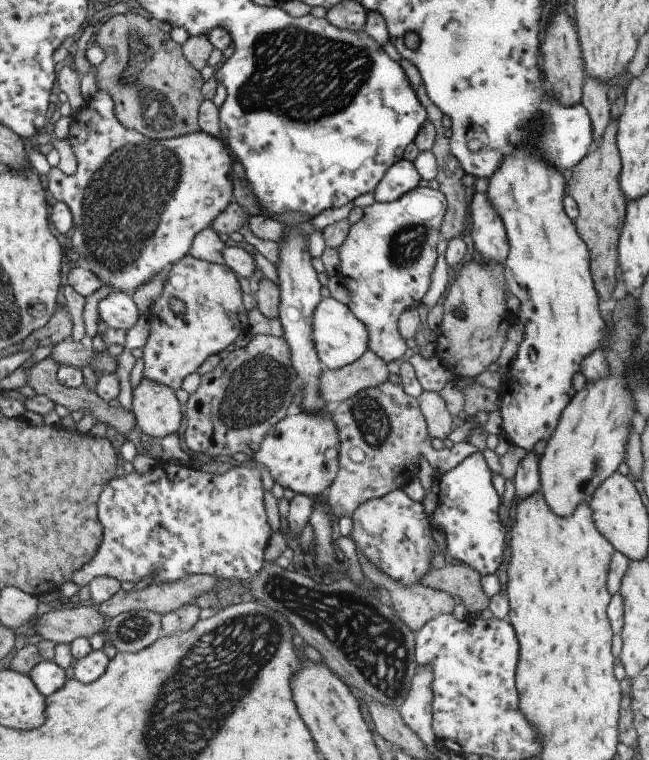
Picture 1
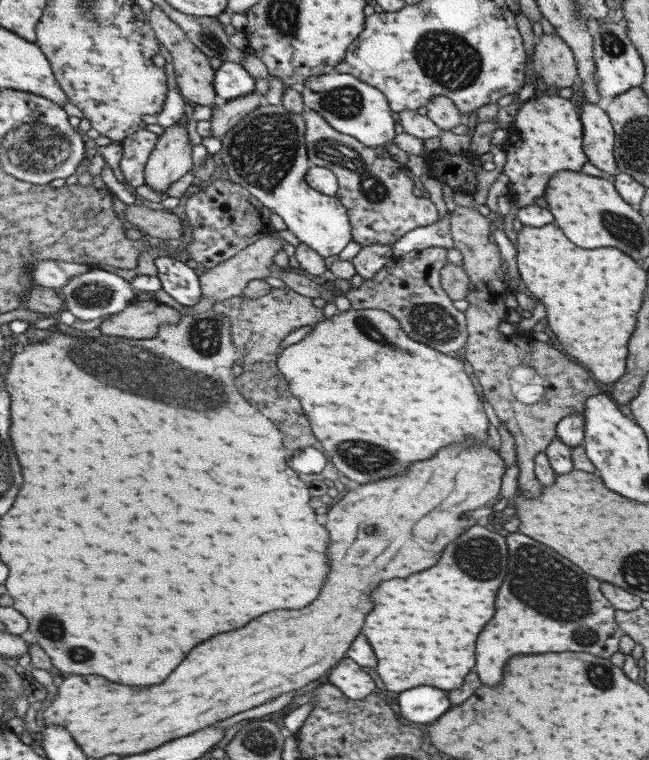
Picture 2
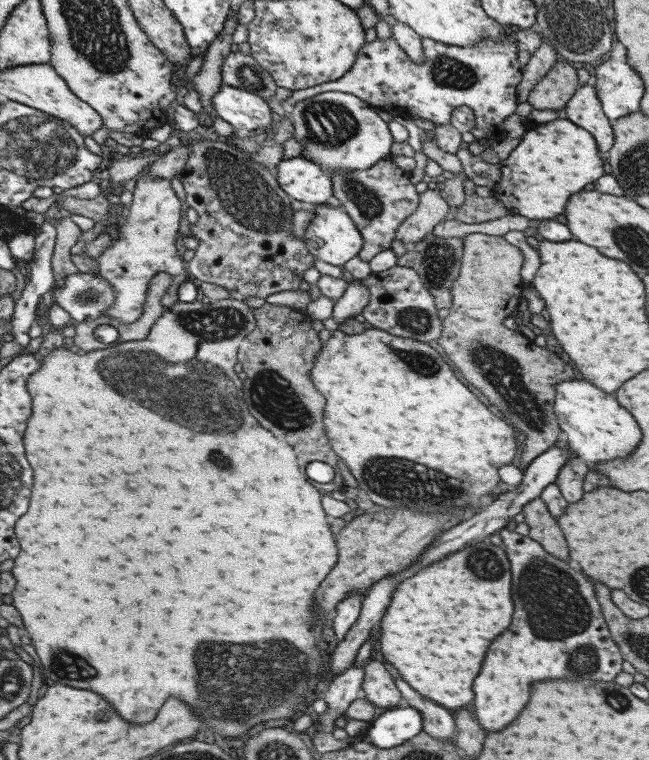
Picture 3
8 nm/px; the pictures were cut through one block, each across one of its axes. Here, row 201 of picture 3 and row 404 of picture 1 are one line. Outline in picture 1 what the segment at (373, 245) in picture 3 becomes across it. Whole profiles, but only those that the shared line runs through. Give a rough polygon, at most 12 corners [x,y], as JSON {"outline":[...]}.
{"outline":[[385,381],[333,405],[337,519],[477,451],[436,448],[418,400]]}

